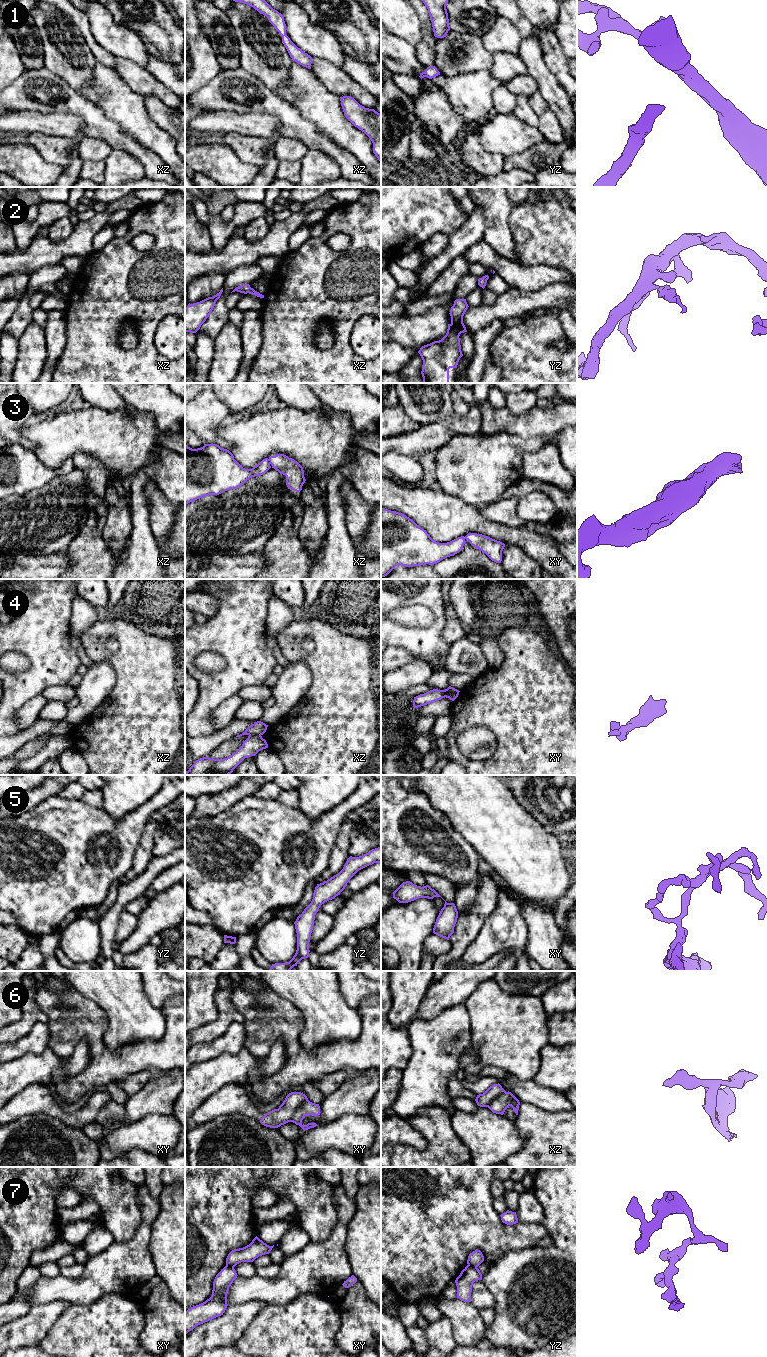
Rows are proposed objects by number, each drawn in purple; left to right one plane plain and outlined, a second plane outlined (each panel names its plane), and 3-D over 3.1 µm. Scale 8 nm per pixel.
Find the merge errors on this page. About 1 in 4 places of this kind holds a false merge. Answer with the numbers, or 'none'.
3, 4, 6, 7

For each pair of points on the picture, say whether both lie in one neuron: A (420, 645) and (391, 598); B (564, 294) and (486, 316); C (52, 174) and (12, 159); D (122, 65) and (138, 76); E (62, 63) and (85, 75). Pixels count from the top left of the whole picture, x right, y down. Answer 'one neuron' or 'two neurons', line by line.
A: one neuron
B: one neuron
C: one neuron
D: one neuron
E: one neuron

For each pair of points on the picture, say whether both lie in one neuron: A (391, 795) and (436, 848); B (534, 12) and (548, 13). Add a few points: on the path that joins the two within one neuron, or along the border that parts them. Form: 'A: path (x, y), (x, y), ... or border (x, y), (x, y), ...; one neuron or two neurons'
A: path (396, 808), (423, 835); one neuron
B: path (537, 12), (545, 13); one neuron

